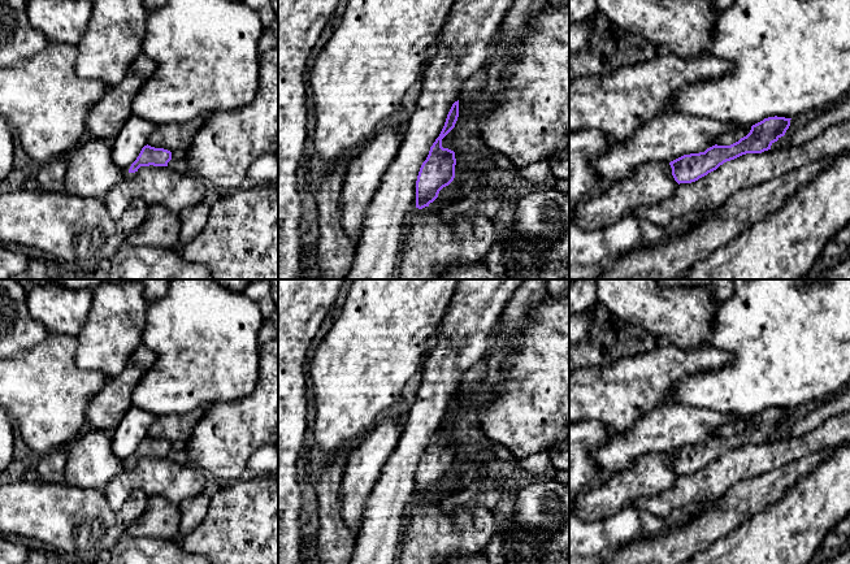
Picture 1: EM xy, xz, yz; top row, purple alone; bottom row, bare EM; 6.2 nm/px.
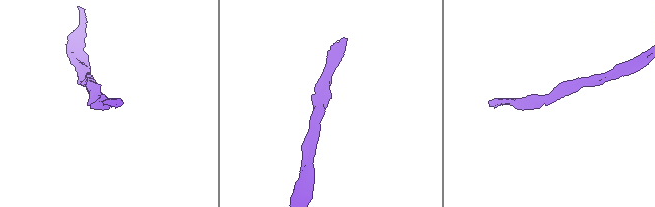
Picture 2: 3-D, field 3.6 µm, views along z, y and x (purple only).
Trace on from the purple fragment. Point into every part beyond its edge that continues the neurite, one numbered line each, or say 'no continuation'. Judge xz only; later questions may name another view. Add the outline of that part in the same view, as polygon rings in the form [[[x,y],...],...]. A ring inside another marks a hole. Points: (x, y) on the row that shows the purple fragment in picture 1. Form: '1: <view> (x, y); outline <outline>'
no continuation

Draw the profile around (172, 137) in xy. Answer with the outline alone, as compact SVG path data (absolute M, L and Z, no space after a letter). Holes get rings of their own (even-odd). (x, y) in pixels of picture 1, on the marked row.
M199 116L194 121L183 123L166 123L156 126L148 138L148 146L164 148L170 152L188 149L195 134L204 125L207 116Z

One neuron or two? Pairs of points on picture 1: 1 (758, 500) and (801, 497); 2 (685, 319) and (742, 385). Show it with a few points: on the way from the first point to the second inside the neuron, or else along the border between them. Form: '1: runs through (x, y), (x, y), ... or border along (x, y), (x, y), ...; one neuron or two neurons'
1: border along (805, 477), (779, 500), (757, 513); two neurons
2: border along (716, 315), (706, 343); two neurons

